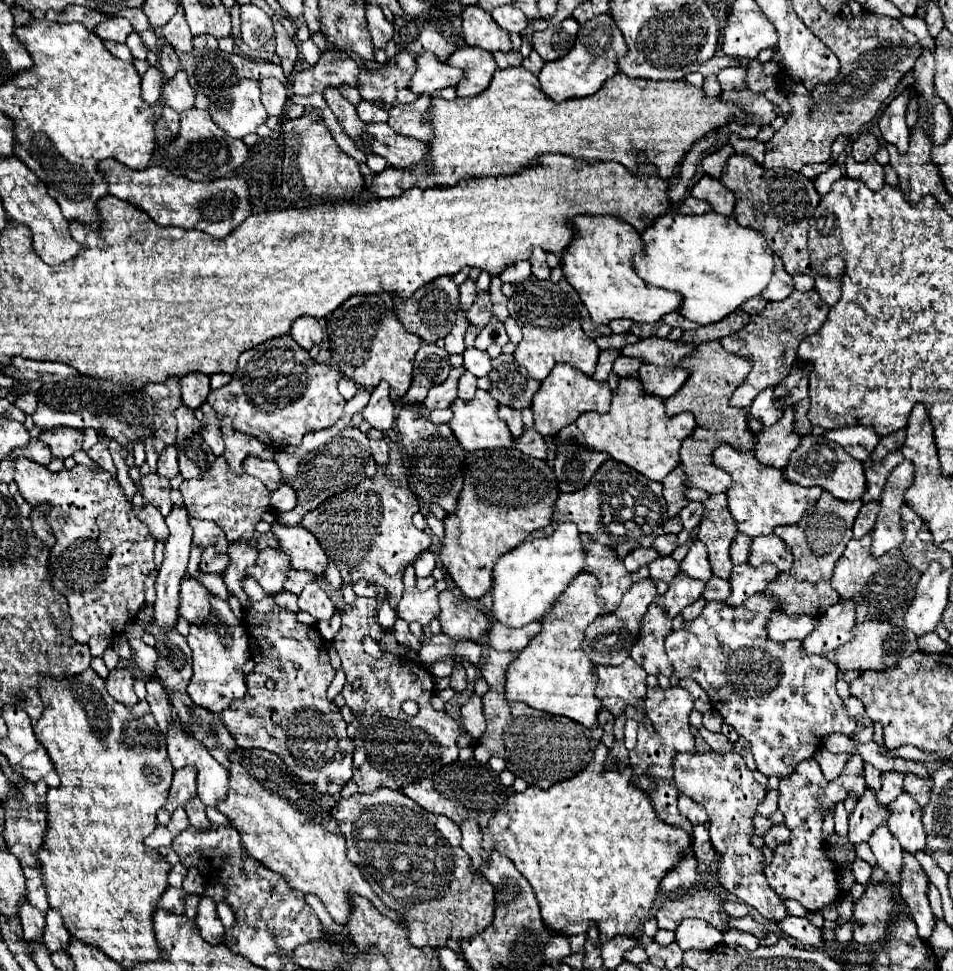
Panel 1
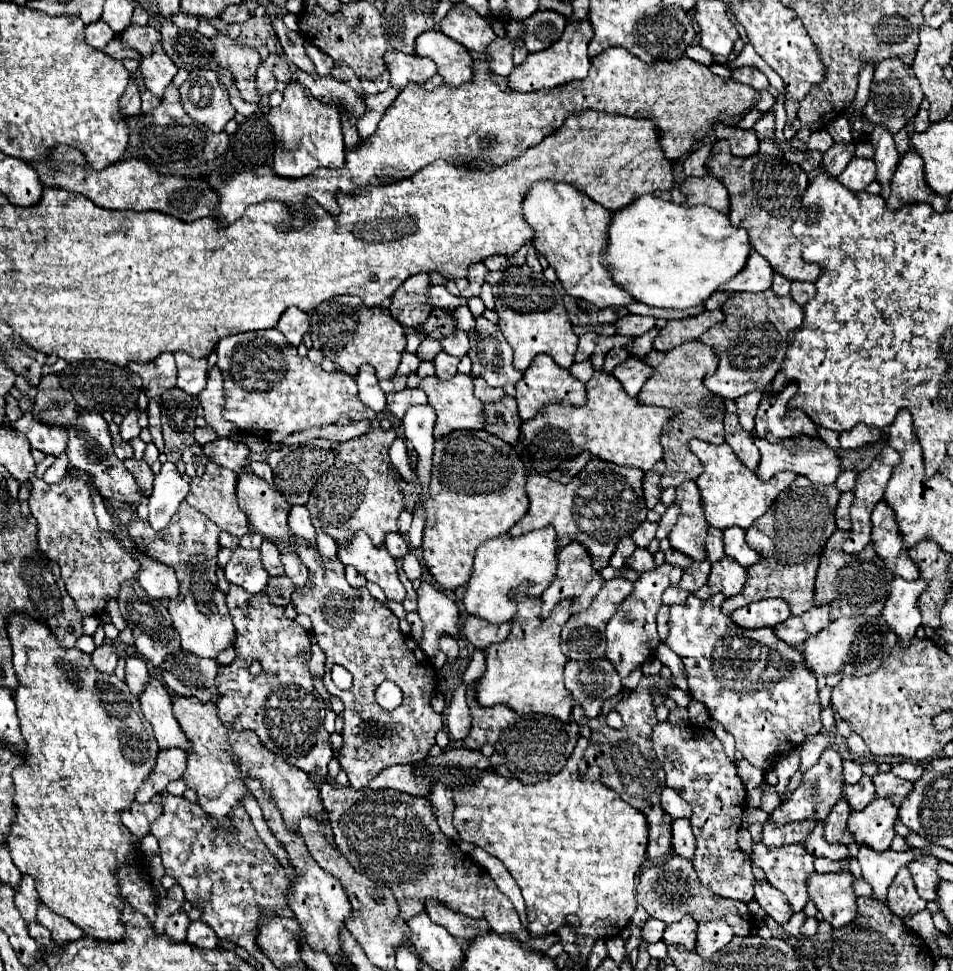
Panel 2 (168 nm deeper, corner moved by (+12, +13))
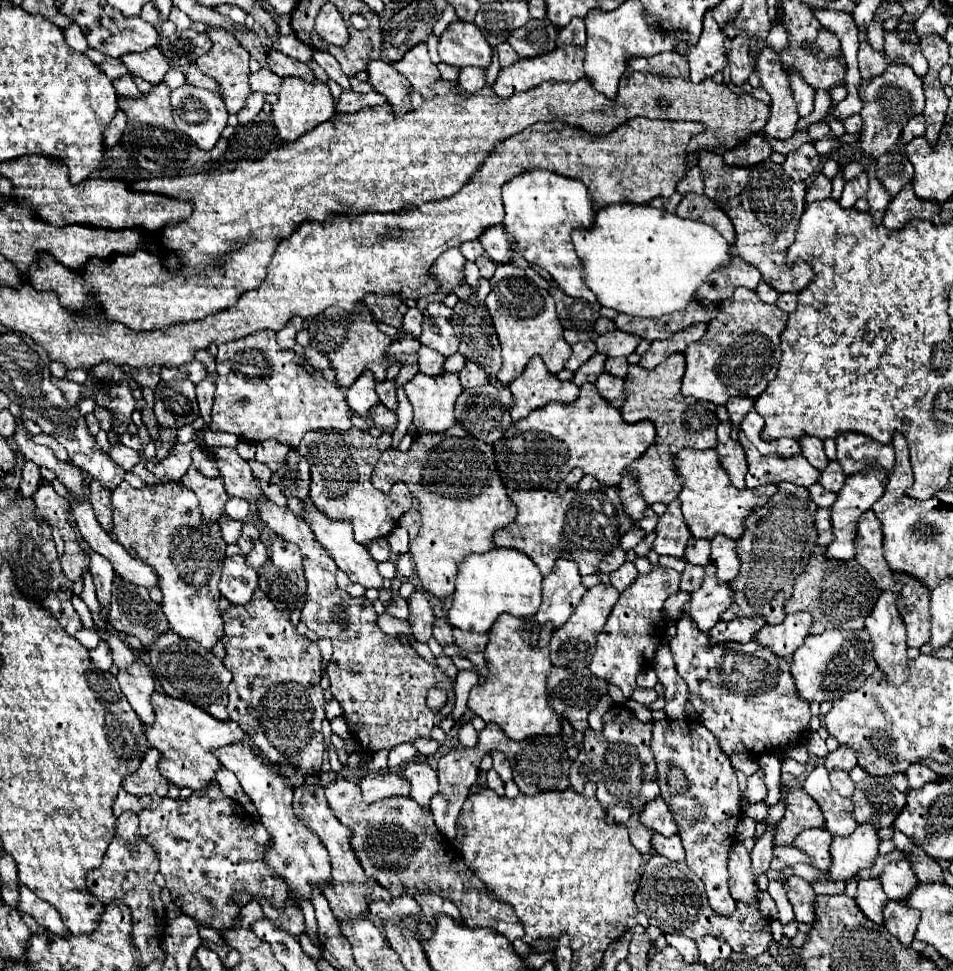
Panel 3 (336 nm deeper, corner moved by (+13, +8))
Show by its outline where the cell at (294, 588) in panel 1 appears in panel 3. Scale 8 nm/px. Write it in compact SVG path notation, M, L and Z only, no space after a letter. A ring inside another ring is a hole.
M258 541L258 543L254 545L254 549L246 555L246 563L248 563L252 569L260 569L260 567L266 565L266 561L268 561L268 549L266 549L266 545L264 545L262 541Z

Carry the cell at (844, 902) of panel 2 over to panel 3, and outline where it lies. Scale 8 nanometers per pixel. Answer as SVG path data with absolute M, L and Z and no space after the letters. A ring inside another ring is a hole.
M790 877L786 881L788 899L794 907L796 921L800 923L814 923L814 899L818 897L812 889L812 883L804 881L802 877Z

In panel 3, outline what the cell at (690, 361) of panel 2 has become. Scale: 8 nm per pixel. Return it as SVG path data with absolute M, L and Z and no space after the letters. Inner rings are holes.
M670 355L656 369L646 371L642 365L630 365L626 375L626 403L622 405L622 417L628 423L650 419L656 425L656 439L648 451L634 461L628 469L638 475L638 487L648 505L662 501L670 503L682 491L678 471L674 471L674 455L682 447L706 450L716 448L716 405L710 401L688 399L680 393L682 377L686 373L686 357Z

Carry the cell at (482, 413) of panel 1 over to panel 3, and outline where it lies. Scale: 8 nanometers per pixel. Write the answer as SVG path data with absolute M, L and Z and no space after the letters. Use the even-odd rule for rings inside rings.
M416 373L404 385L404 391L414 407L414 425L420 431L442 433L456 425L454 403L464 391L458 375L444 373L430 377Z

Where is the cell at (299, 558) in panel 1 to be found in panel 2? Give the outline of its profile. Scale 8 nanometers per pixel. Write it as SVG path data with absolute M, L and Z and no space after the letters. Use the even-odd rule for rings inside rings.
M243 468L237 474L237 498L249 524L271 540L289 540L289 502L265 480Z

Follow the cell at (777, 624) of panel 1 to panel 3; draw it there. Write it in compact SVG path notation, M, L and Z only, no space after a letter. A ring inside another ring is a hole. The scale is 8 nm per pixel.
M740 617L740 619L732 619L728 623L718 621L712 629L710 629L710 639L714 643L718 641L738 641L738 643L746 643L750 639L754 639L754 635L760 631L760 627L766 625L766 619L762 617Z

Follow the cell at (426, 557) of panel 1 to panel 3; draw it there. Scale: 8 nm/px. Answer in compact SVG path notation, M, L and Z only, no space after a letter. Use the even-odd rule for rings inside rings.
M374 539L372 543L368 543L366 545L368 547L368 551L370 551L370 555L376 559L376 561L388 561L390 559L390 543L388 543L388 539Z

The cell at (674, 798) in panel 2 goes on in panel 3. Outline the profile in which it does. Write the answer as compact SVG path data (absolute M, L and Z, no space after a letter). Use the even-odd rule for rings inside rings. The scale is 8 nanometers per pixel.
M662 797L646 803L646 807L640 813L640 821L646 827L650 827L652 831L662 833L666 837L678 833L678 825L674 823L674 819L670 815L670 809L668 809L668 805L666 805L666 801Z

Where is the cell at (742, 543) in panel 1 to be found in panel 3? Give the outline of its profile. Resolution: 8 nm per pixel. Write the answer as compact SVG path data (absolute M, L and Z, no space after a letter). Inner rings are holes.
M690 539L684 559L694 565L706 567L710 563L710 541L708 539L706 541L704 539Z

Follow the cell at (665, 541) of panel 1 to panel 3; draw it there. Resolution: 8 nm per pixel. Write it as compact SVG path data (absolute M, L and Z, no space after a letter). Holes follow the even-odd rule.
M632 527L632 529L620 539L620 547L622 547L624 551L630 551L630 549L634 549L644 537L646 537L646 531L644 531L644 529Z

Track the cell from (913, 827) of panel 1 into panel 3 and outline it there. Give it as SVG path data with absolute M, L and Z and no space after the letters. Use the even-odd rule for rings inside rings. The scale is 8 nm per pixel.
M862 823L856 831L848 837L834 837L830 853L832 853L832 867L830 879L832 881L848 881L858 875L860 869L872 867L878 857L880 835L878 827L872 823Z

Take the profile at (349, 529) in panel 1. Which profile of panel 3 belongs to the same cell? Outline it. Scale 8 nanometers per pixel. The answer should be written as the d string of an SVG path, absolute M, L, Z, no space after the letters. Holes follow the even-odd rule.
M354 427L352 431L310 431L302 437L298 447L312 469L312 503L328 519L348 519L354 529L354 539L362 545L378 537L388 537L398 525L398 519L412 505L412 495L406 484L395 483L390 493L382 493L370 483L374 463L378 461L378 455L390 449L390 441L392 439L388 433L374 439L368 431Z

